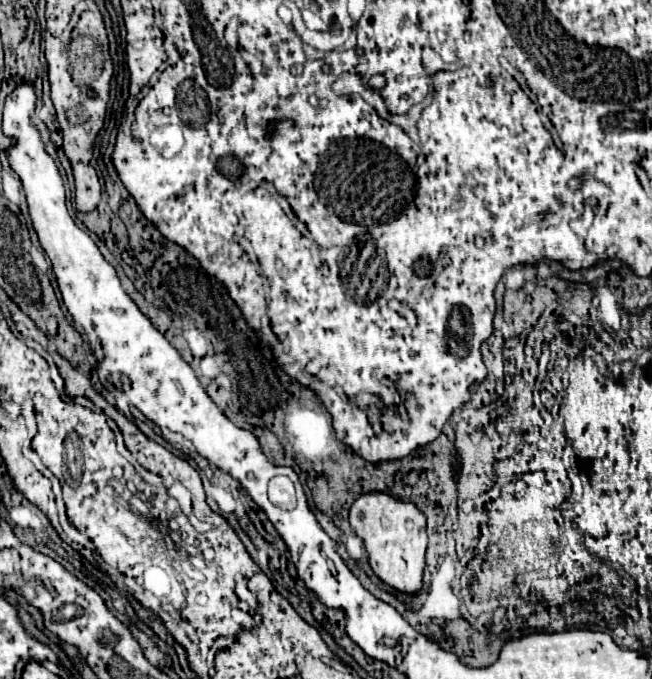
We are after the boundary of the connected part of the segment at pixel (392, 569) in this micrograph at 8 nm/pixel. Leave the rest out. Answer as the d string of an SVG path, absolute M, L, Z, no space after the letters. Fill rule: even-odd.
M385 492L361 494L349 512L351 528L363 538L373 572L389 586L401 592L417 592L421 588L423 566L425 566L425 514L417 510L415 502L401 502Z

